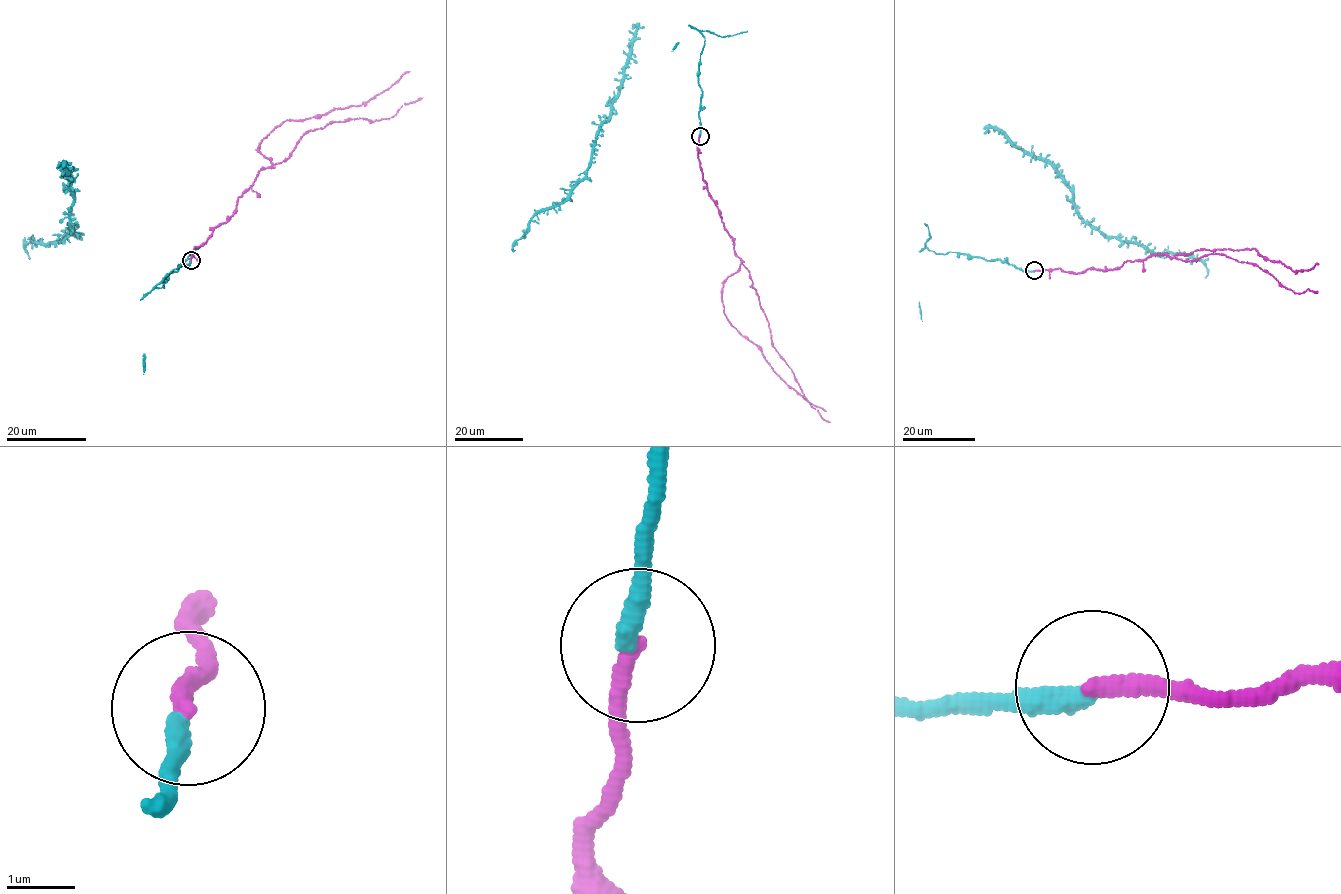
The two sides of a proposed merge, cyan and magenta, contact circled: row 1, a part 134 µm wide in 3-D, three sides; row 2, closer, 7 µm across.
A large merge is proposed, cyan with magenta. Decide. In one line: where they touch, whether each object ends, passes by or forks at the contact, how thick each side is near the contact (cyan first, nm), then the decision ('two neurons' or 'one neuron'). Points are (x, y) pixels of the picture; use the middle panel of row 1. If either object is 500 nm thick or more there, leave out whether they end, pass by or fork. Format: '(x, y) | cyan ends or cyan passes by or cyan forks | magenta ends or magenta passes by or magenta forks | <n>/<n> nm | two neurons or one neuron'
(700, 136) | cyan ends | magenta ends | 320/240 nm | one neuron

